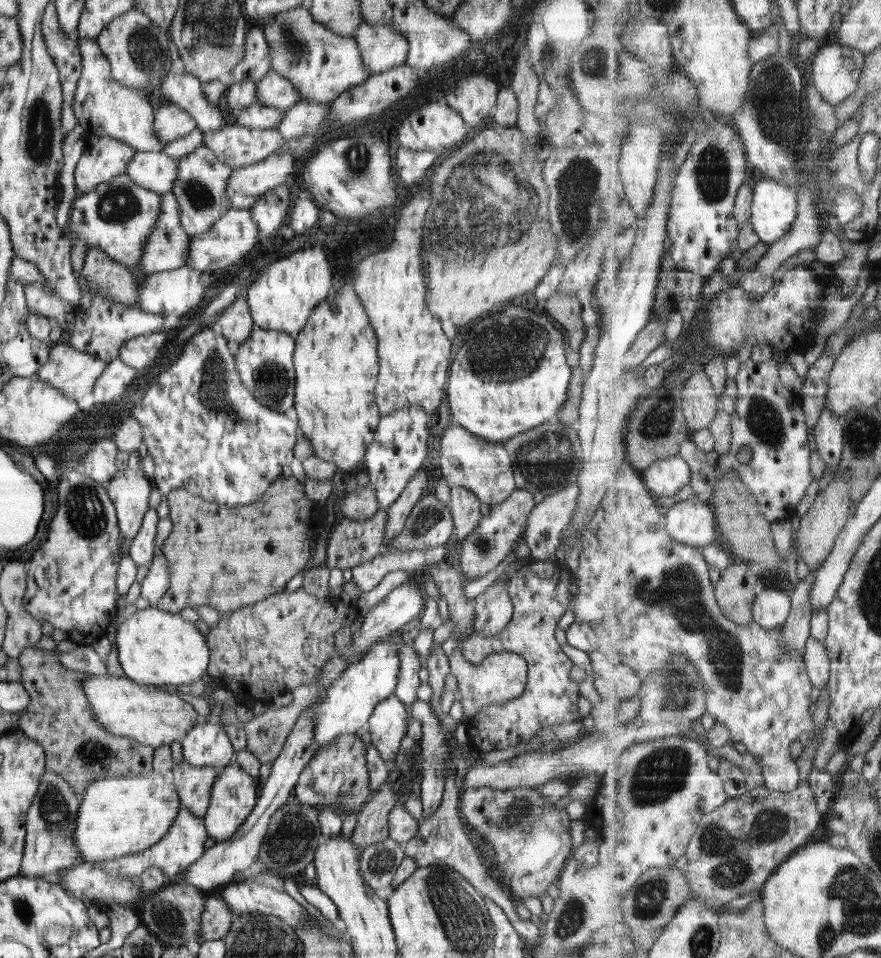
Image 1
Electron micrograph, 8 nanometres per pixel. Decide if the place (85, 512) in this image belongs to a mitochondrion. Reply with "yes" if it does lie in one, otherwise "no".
yes

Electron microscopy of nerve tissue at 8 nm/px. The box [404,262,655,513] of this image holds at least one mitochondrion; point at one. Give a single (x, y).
(511, 352)

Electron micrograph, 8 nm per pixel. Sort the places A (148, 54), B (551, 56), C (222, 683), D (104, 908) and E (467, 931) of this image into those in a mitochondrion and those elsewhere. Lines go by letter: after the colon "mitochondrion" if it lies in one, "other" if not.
A: mitochondrion
B: mitochondrion
C: other
D: other
E: mitochondrion

